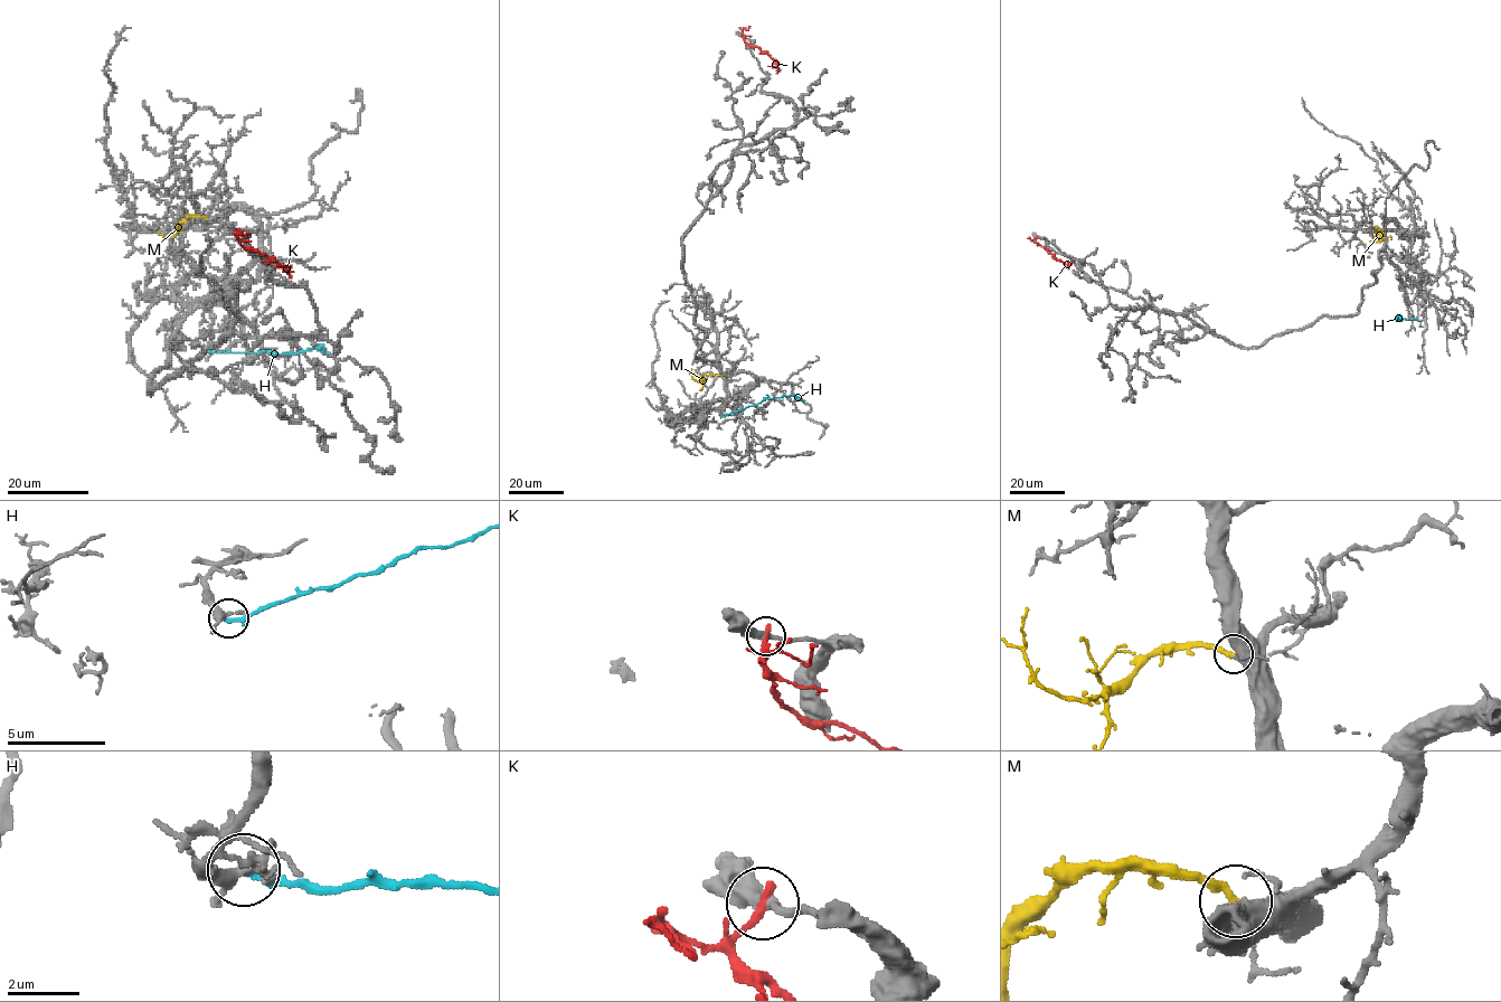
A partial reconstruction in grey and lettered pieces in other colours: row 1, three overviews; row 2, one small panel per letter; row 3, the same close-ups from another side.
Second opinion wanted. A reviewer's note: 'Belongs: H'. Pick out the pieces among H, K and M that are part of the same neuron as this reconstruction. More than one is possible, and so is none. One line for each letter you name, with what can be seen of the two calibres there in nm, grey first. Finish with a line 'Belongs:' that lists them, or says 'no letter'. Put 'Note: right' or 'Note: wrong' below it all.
M: 440 nm thick on the grey side, 280 nm on the other
Belongs: M
Note: wrong

